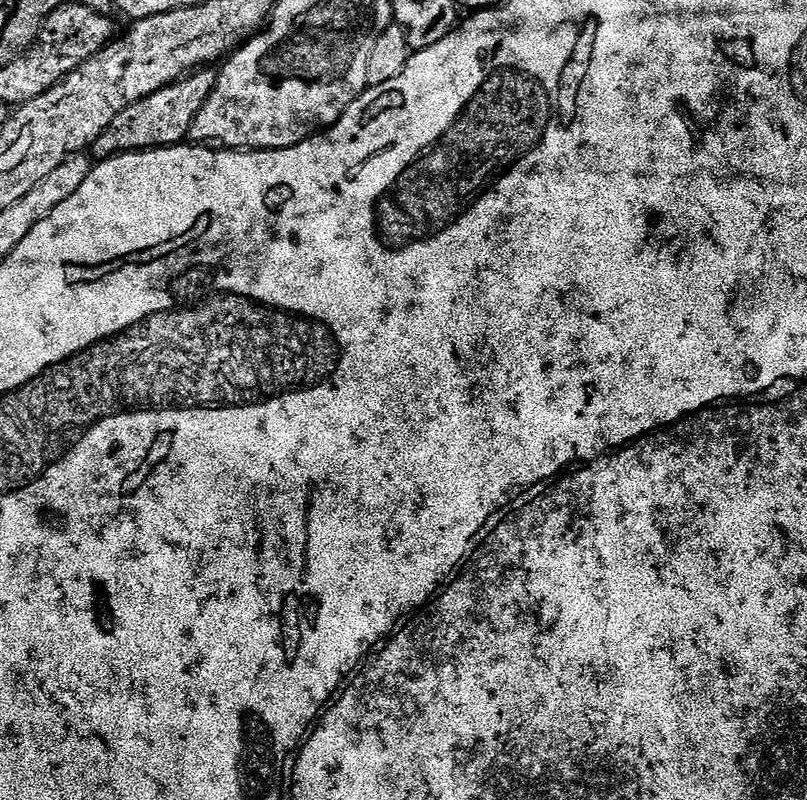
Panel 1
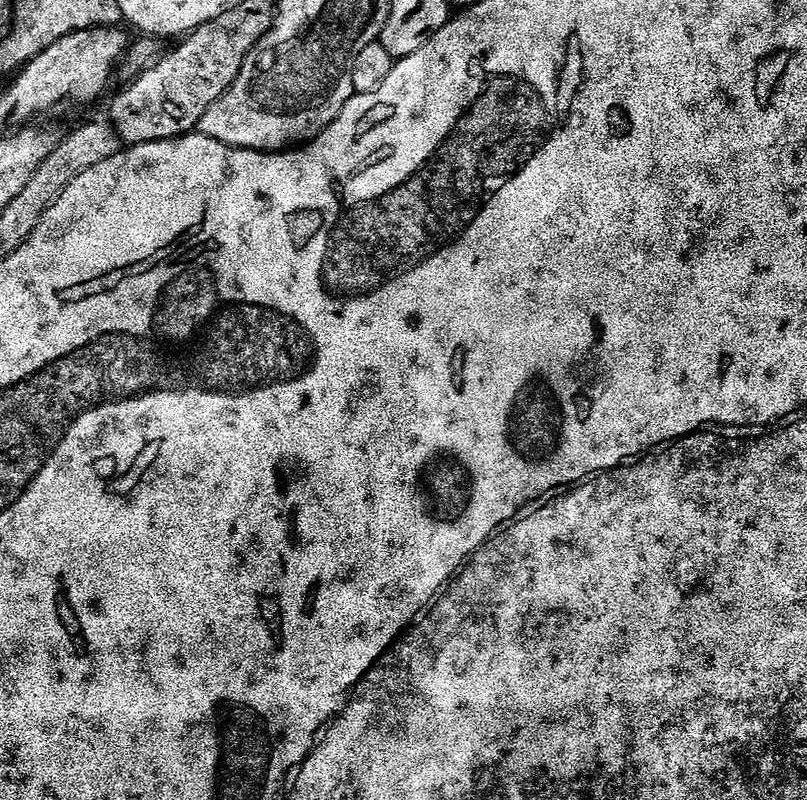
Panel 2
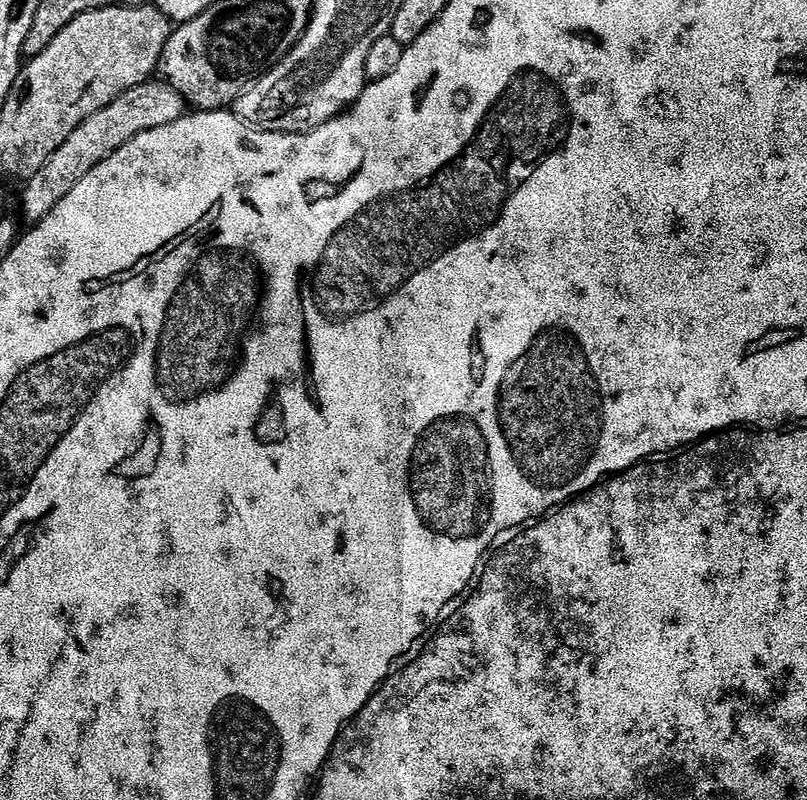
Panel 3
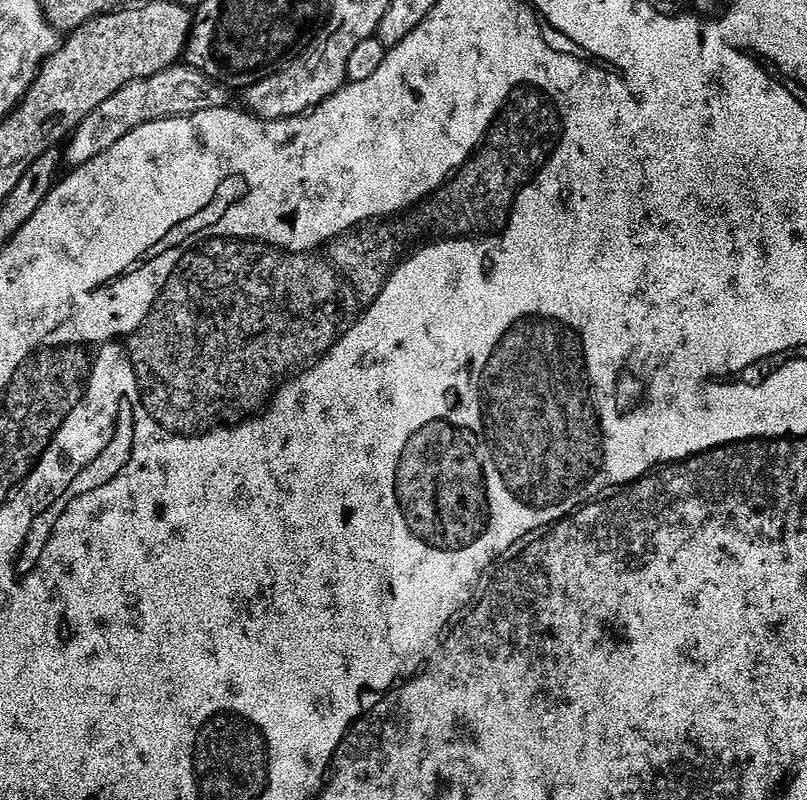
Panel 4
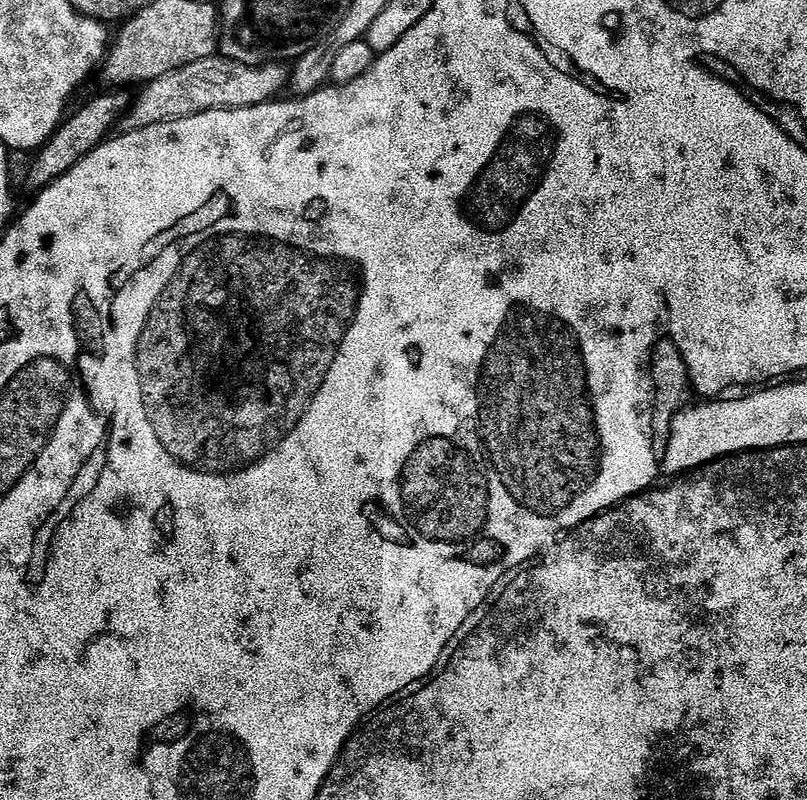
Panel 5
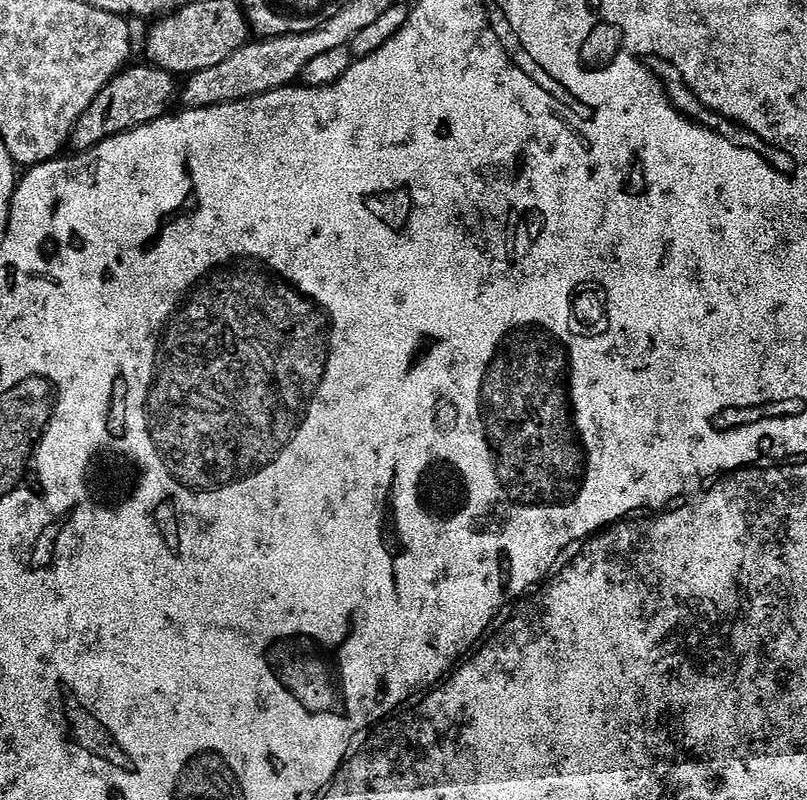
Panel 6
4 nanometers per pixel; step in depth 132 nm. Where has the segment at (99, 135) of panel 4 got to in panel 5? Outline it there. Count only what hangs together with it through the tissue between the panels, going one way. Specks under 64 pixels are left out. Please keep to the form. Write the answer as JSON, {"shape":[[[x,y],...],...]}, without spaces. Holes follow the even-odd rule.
{"shape":[[[217,54],[210,58],[202,58],[198,62],[190,62],[190,66],[170,70],[170,74],[162,74],[162,78],[148,81],[131,101],[123,117],[122,128],[124,132],[133,132],[139,128],[158,126],[162,122],[178,118],[190,118],[194,114],[210,110],[270,104],[283,93],[280,92],[283,88],[289,87],[289,84],[290,72],[283,63],[246,66],[240,62],[225,60]]]}

